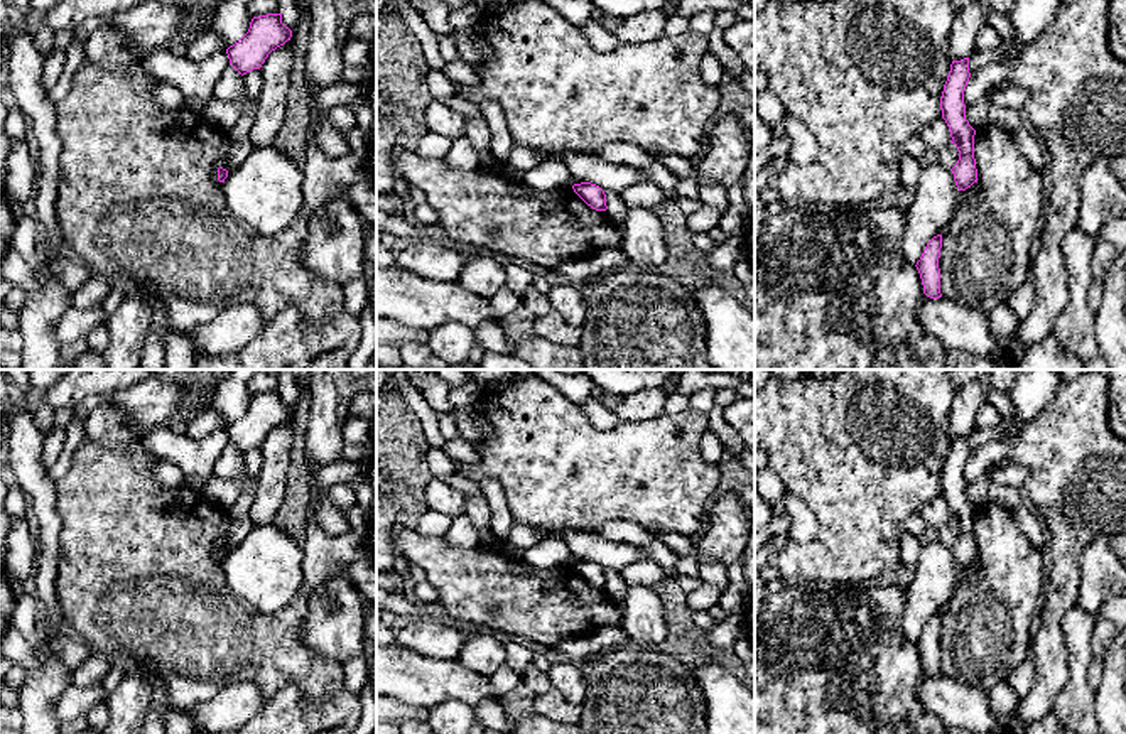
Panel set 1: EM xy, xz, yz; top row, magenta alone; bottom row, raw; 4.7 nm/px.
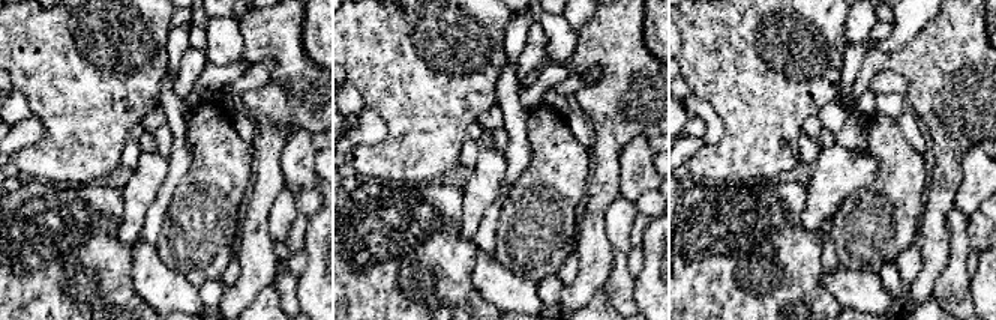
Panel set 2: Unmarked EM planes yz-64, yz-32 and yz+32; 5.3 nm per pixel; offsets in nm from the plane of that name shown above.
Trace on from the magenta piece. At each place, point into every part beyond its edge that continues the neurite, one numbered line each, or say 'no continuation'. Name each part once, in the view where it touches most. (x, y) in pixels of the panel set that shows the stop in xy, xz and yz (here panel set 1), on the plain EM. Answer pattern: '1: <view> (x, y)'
no continuation

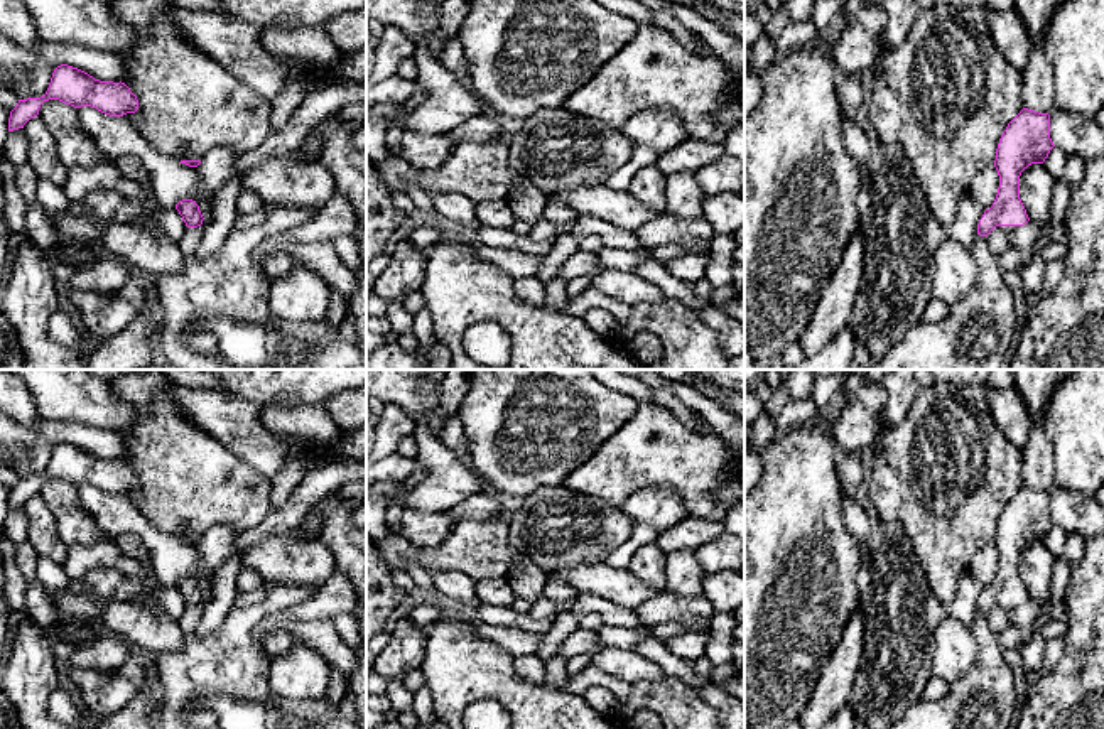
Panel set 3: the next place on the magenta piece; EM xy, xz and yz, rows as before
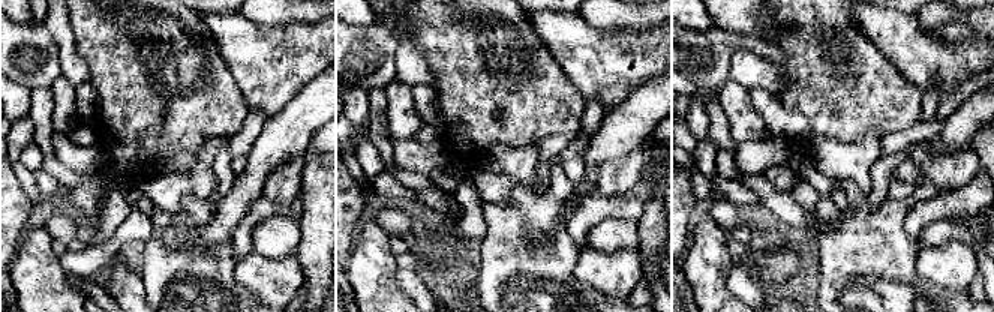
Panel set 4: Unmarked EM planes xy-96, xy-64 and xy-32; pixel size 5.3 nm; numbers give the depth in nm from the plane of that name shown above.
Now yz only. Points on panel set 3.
1: yz (984, 697)

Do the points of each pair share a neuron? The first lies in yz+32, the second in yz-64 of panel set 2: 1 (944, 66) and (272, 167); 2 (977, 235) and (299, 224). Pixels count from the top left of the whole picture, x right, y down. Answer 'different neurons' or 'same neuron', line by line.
1: same neuron
2: same neuron

